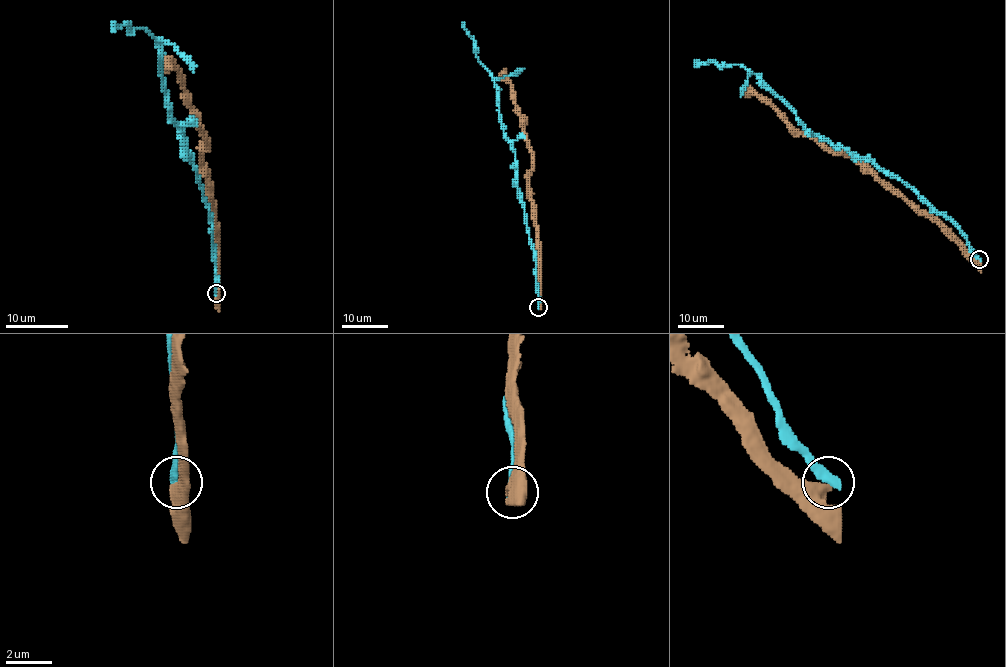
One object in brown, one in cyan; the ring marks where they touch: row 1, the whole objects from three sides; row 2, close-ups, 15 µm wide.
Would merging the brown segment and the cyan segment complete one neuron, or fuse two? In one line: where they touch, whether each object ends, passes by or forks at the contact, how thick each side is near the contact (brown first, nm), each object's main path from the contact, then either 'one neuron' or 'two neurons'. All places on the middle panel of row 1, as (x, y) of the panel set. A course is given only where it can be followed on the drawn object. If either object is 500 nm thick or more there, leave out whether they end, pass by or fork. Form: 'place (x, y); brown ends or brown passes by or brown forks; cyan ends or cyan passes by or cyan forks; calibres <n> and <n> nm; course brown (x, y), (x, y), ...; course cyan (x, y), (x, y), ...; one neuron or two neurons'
place (538, 307); calibres 550 and 400 nm; course brown (539, 307), (539, 231), (528, 186), (533, 155), (525, 137), (525, 121), (505, 69); course cyan (539, 307), (535, 250), (520, 200), (516, 156), (499, 119), (497, 86), (476, 56), (476, 47), (461, 22); two neurons

